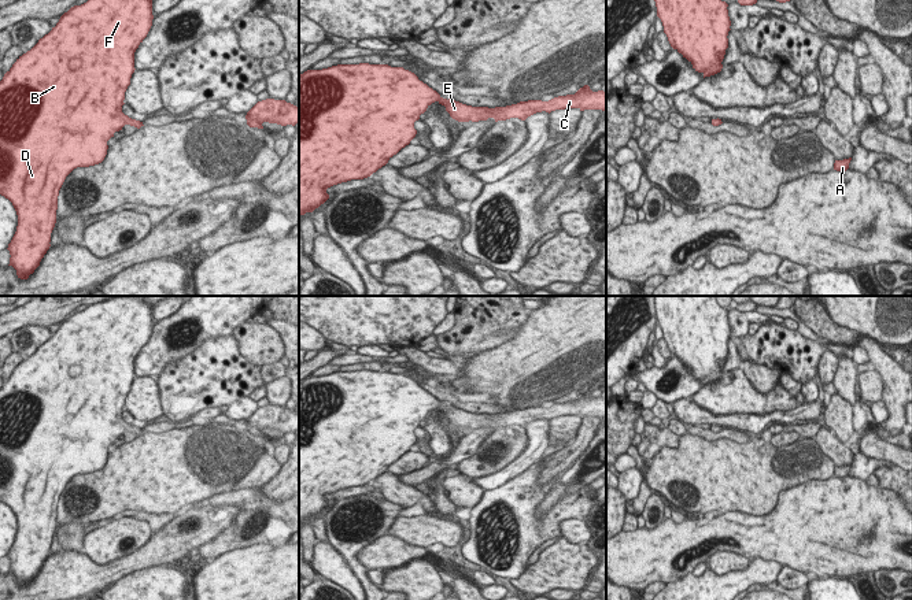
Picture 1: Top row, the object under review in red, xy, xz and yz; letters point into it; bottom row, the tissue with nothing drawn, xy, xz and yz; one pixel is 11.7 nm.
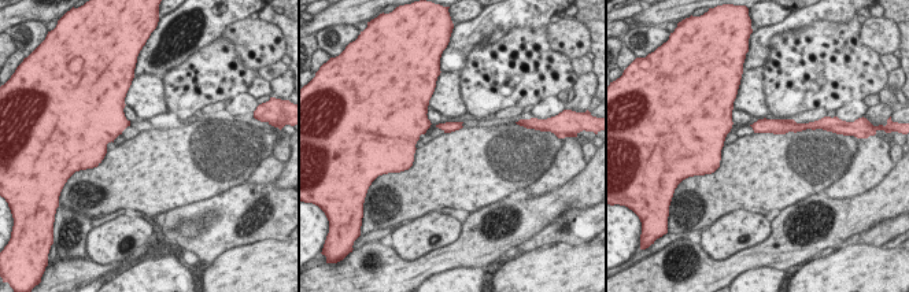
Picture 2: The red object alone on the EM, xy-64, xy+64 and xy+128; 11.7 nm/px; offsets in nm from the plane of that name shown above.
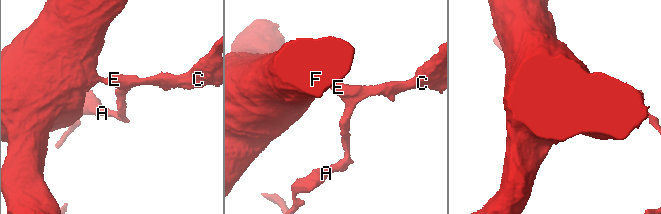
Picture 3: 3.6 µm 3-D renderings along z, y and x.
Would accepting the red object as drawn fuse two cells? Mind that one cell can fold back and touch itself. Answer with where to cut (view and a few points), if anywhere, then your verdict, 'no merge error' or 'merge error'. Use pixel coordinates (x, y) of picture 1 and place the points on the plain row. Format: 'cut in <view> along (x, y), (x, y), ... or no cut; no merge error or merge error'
no cut; no merge error

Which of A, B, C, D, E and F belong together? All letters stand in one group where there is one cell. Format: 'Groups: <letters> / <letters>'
Groups: A B C D E F

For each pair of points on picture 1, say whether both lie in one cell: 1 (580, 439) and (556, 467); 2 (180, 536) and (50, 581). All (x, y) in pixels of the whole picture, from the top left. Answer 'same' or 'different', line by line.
1: same
2: same

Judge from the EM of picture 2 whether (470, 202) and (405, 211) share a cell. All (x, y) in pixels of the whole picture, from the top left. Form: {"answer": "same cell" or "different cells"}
{"answer": "same cell"}

